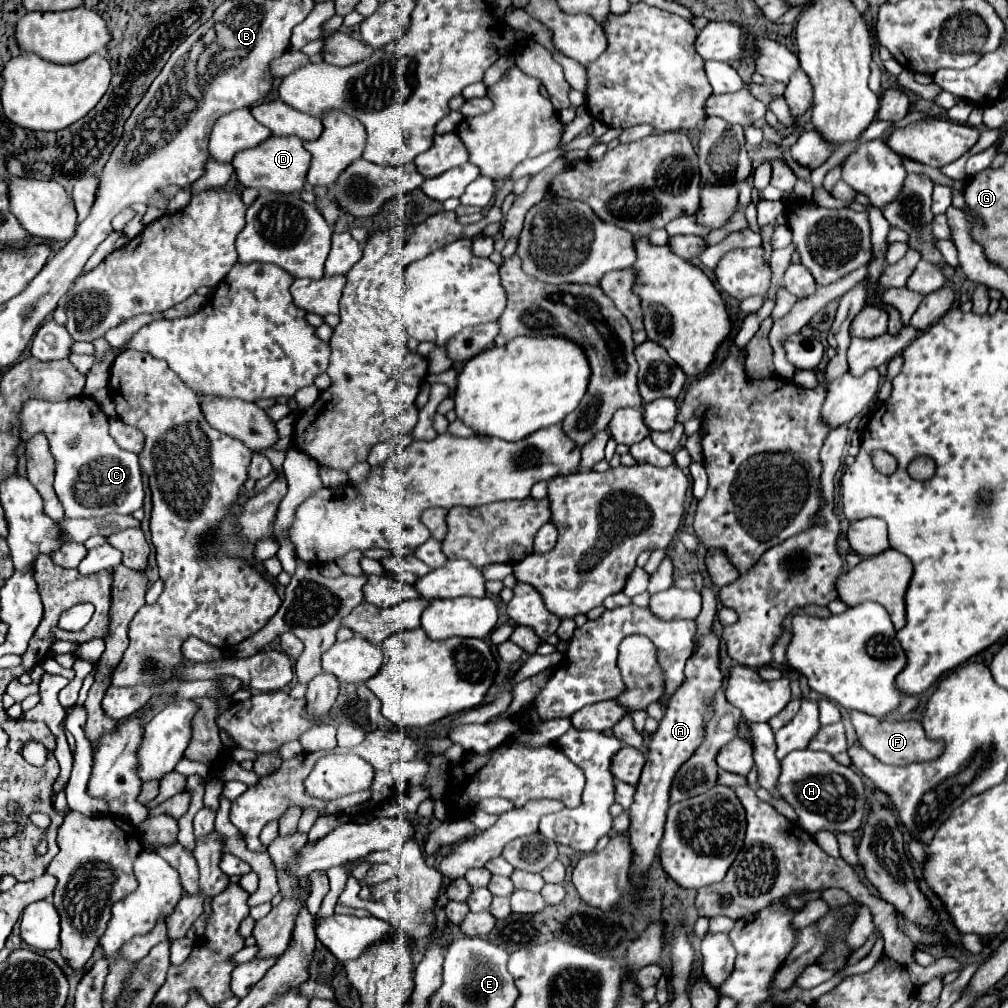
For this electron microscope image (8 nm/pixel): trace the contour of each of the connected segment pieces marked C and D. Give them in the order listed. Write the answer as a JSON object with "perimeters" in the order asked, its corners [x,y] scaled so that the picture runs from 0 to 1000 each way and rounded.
{"perimeters":[[[[87,393],[46,399],[30,397],[22,411],[22,437],[28,438],[32,431],[44,429],[56,454],[54,486],[63,502],[65,514],[93,514],[105,510],[133,510],[143,502],[141,466],[137,452],[115,440],[109,433],[107,413],[97,405],[97,399]]],[[[268,135],[260,143],[238,149],[230,159],[236,181],[244,187],[266,187],[270,190],[296,190],[302,185],[308,165],[308,153],[302,149],[300,139],[294,135]]]]}

